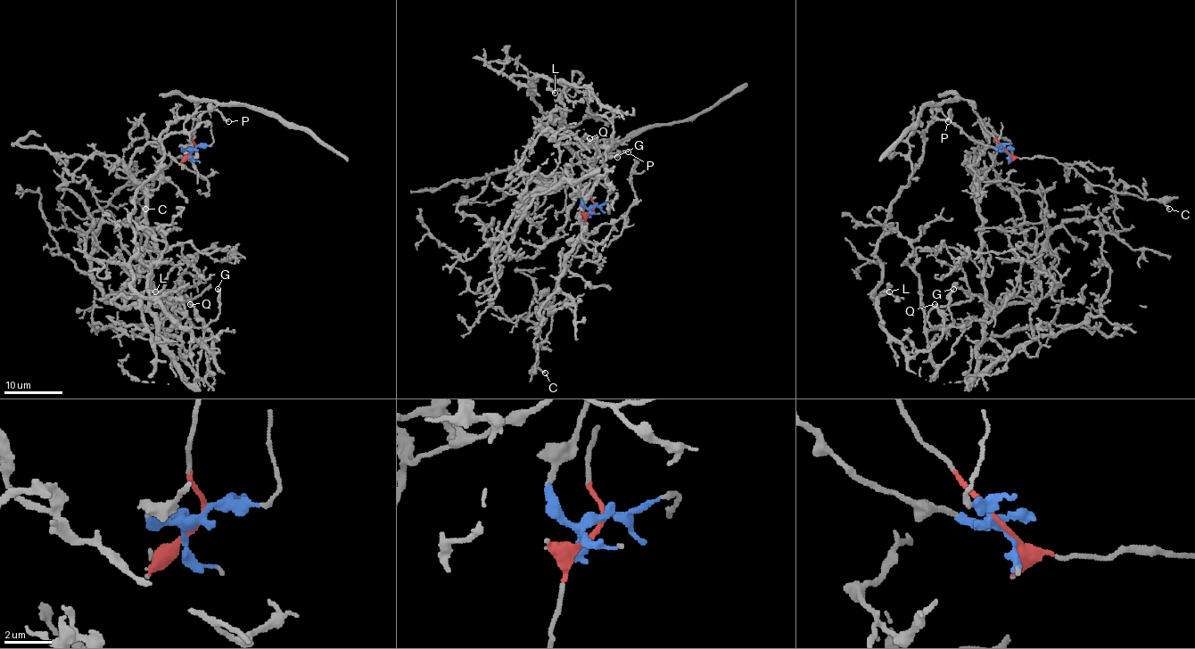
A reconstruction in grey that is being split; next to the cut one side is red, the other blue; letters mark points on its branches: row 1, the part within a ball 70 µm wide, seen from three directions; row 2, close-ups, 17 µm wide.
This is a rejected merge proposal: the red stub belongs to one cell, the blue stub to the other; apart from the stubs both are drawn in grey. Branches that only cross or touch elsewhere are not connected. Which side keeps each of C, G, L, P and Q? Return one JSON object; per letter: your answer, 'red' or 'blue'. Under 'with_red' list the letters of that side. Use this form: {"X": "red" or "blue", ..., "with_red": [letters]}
{"C": "red", "G": "blue", "L": "blue", "P": "blue", "Q": "blue", "with_red": ["C"]}

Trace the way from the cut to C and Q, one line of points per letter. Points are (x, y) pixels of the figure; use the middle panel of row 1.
C: (593, 208), (584, 223), (580, 246), (552, 295), (551, 332), (538, 349), (538, 364), (545, 373)
Q: (593, 208), (581, 195), (596, 145), (545, 113), (531, 81), (586, 86), (613, 113), (612, 145), (589, 138)

